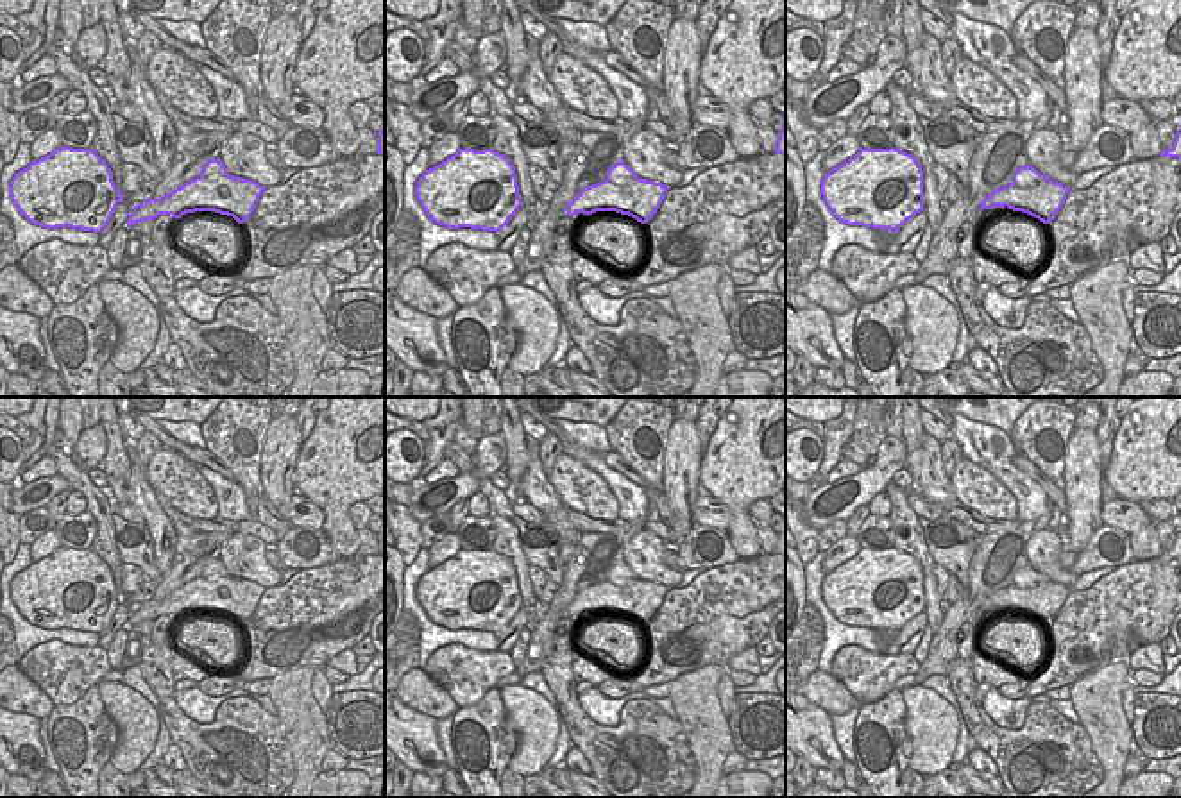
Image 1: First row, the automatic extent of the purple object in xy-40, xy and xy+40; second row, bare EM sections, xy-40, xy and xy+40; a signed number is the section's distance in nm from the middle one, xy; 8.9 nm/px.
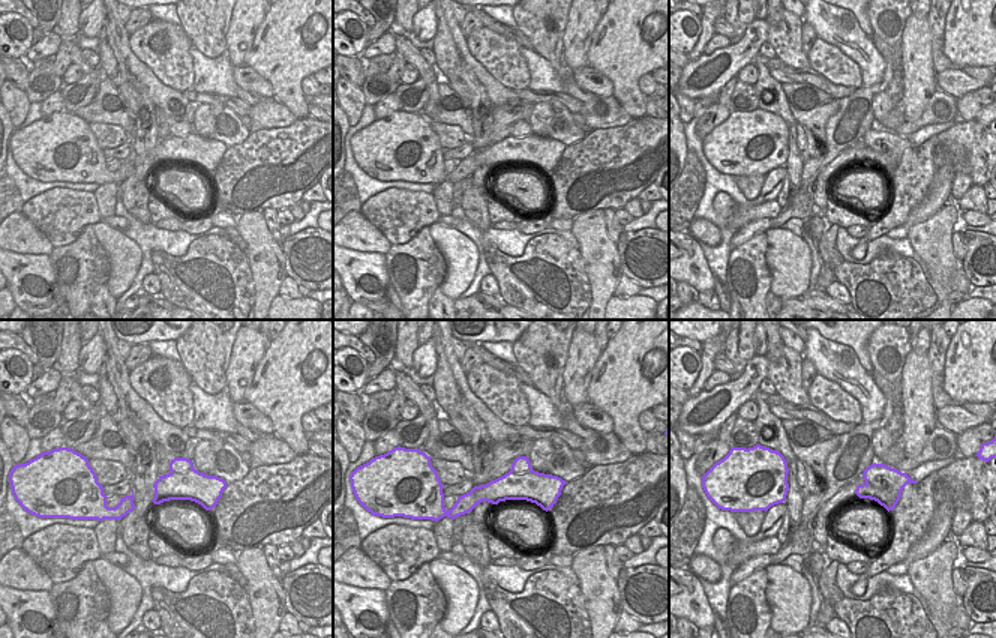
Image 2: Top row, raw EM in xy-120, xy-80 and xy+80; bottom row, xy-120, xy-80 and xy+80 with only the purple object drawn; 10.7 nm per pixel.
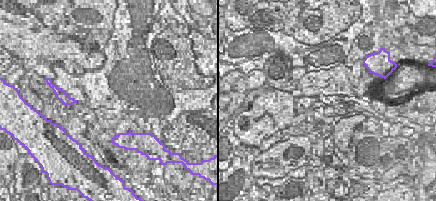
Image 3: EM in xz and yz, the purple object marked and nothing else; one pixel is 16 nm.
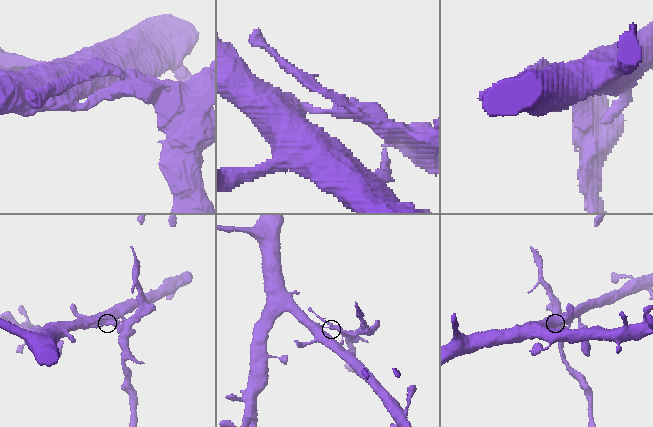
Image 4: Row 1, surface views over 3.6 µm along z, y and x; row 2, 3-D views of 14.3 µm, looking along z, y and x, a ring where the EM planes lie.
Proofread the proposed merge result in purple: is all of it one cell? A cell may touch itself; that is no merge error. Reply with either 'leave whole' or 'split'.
split

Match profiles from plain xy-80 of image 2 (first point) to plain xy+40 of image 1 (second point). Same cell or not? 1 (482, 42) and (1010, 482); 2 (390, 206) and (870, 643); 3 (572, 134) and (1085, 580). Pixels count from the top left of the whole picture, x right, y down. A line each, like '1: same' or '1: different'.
1: different
2: different
3: different

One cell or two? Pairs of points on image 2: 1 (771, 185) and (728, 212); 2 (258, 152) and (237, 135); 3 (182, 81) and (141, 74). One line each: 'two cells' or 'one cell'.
1: two cells
2: two cells
3: two cells

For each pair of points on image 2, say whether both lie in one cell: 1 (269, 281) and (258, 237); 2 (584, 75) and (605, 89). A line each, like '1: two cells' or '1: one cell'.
1: one cell
2: one cell

